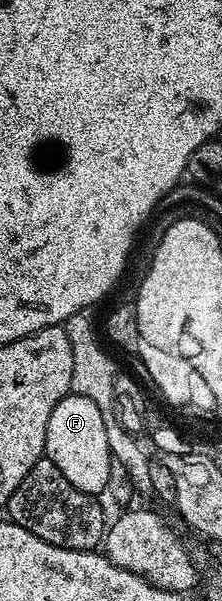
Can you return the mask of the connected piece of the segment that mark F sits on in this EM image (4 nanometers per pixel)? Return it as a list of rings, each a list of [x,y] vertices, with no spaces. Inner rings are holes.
[[[72,392],[56,404],[48,418],[44,434],[46,459],[81,493],[99,496],[108,489],[113,461],[107,444],[106,423],[104,413],[93,400]]]

